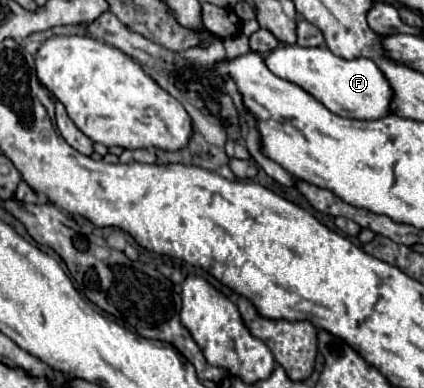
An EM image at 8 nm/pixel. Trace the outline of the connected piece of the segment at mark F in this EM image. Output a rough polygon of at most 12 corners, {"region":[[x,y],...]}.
{"region":[[285,45],[265,63],[335,115],[391,113],[373,59]]}

